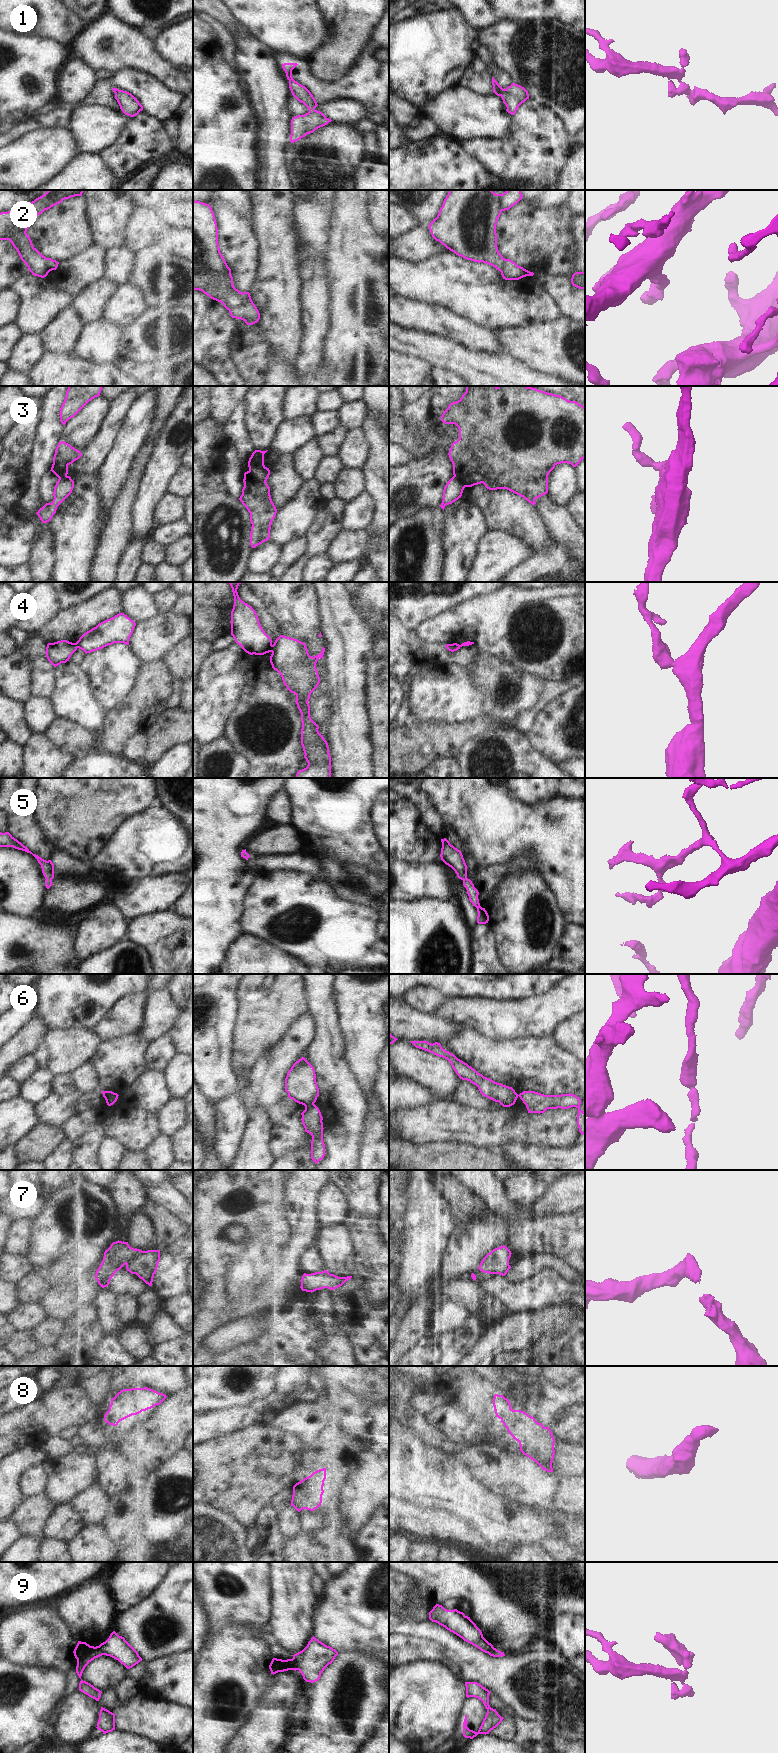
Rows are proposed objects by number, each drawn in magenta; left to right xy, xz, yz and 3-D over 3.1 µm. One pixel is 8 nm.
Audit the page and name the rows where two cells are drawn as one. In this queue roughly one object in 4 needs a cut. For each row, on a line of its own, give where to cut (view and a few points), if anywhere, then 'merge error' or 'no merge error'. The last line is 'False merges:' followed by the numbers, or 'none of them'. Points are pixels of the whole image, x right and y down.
1: no cut; no merge error
2: no cut; no merge error
3: cut in yz along (454, 475), (465, 486); merge error
4: cut in xz along (271, 645), (272, 651); merge error
5: no cut; no merge error
6: cut in xz along (313, 1103), (305, 1107); merge error
7: no cut; no merge error
8: no cut; no merge error
9: no cut; no merge error
False merges: 3, 4, 6

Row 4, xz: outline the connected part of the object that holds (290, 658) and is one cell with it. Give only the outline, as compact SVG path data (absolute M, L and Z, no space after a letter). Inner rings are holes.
M280 635L272 645L272 654L270 656L272 668L281 675L287 689L296 695L295 702L301 713L301 745L308 765L306 768L299 770L295 778L332 778L329 746L324 737L319 733L319 726L310 717L310 705L308 703L311 693L320 683L316 663L319 658L324 659L324 652L325 648L322 647L321 653L312 657L309 655L305 643L283 635Z

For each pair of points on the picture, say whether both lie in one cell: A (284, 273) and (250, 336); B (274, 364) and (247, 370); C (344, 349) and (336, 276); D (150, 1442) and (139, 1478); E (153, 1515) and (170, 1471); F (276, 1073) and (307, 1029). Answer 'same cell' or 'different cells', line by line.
A: different cells
B: different cells
C: same cell
D: different cells
E: same cell
F: same cell

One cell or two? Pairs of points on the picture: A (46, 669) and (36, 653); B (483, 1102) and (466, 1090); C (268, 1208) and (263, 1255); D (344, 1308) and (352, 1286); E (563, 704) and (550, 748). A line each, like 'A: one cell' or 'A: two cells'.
A: one cell
B: one cell
C: two cells
D: one cell
E: one cell

